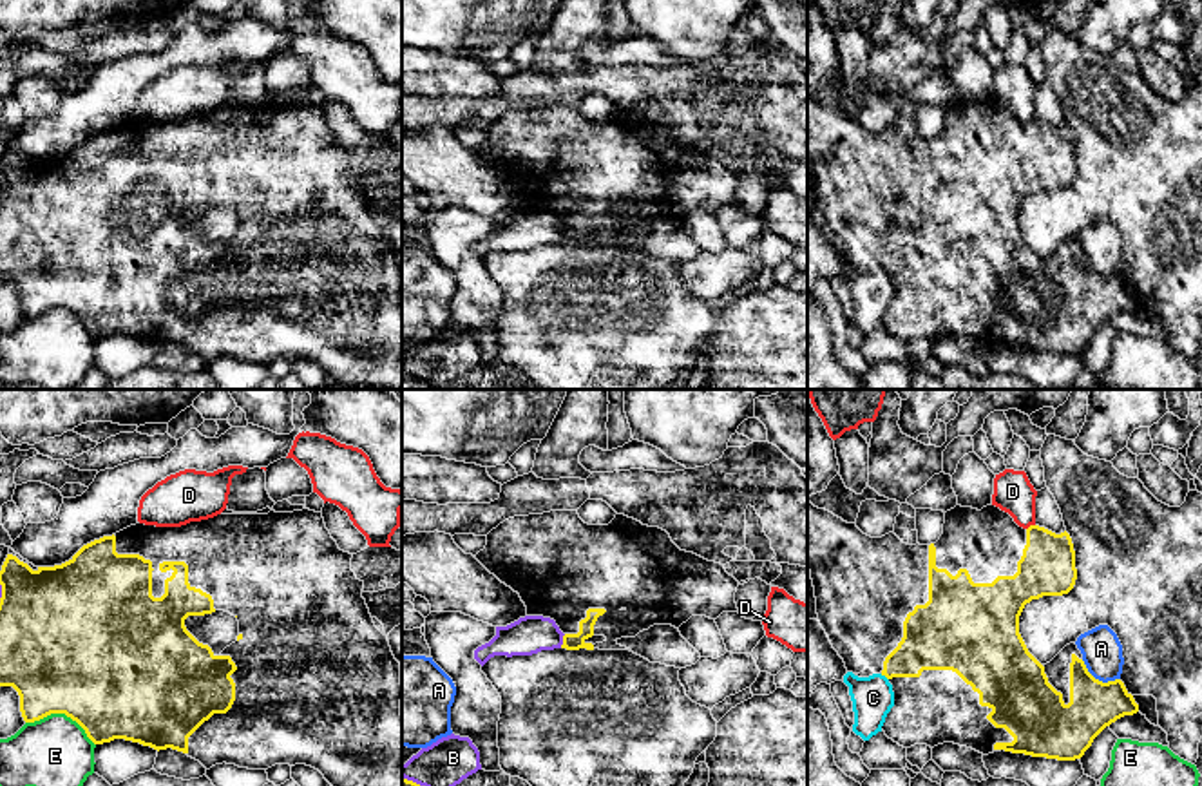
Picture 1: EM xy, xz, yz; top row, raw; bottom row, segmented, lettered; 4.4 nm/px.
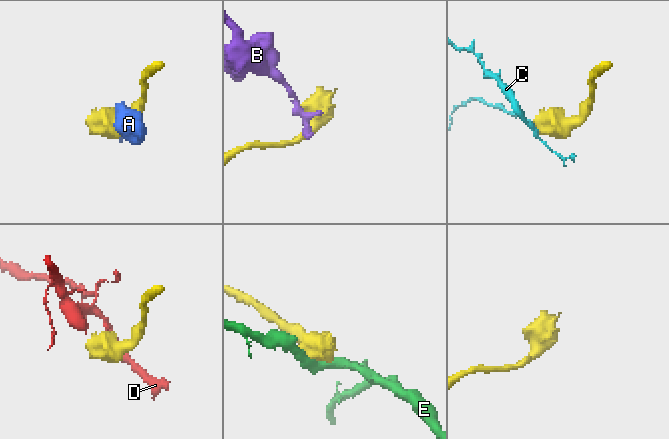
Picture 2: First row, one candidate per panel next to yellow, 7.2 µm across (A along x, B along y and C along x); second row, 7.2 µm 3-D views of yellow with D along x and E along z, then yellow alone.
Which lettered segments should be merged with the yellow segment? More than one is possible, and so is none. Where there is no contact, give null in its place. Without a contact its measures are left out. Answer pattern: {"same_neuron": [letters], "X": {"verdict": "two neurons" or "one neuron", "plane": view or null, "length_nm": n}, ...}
{"same_neuron": [], "A": {"verdict": "two neurons", "plane": "yz", "length_nm": 200}, "B": {"verdict": "two neurons", "plane": "xz", "length_nm": 70}, "C": {"verdict": "two neurons", "plane": "yz", "length_nm": 50}, "D": {"verdict": "two neurons", "plane": "yz", "length_nm": 50}, "E": {"verdict": "two neurons", "plane": "xy", "length_nm": 320}}

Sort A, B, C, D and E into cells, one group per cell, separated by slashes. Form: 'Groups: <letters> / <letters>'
Groups: A / B / C / D / E

